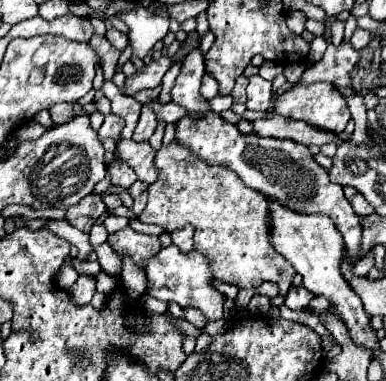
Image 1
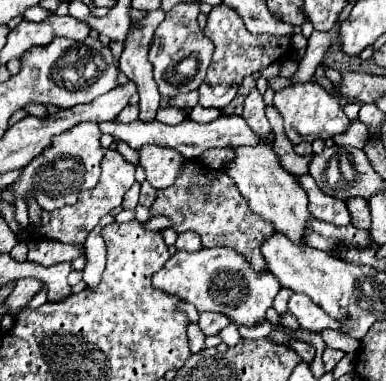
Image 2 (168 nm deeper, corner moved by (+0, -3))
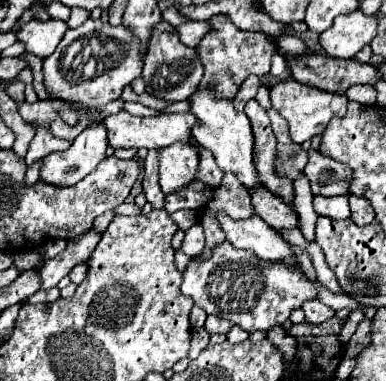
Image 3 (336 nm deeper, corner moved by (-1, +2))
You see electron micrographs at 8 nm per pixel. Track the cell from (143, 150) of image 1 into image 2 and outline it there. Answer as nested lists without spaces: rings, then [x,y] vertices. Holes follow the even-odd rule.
[[[145,146],[137,150],[141,156],[141,166],[145,168],[147,182],[151,182],[153,188],[169,188],[175,178],[179,176],[181,166],[185,164],[185,158],[171,150],[171,148],[157,148],[157,146]]]

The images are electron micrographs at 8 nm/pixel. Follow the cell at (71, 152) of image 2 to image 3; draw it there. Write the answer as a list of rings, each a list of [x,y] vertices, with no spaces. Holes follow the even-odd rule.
[[[88,127],[72,141],[70,149],[42,159],[40,179],[56,187],[72,187],[106,157],[106,147],[106,127]]]

